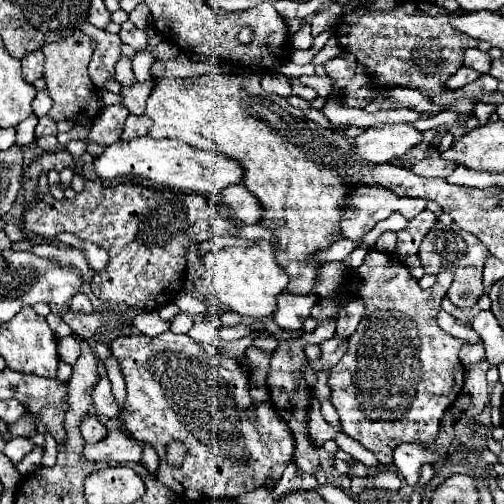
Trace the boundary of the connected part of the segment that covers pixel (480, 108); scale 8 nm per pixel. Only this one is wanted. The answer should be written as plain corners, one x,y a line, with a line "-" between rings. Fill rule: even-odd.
477,102
475,104
475,118
479,120
479,126
485,126
489,122
489,116
495,108
489,106
489,104
483,104
483,102

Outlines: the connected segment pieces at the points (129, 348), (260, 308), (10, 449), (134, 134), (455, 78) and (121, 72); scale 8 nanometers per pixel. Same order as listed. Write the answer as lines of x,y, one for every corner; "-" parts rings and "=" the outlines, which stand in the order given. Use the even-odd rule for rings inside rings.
163,332
155,338
145,334
119,336
111,342
111,354
119,362
121,374
127,386
127,402
125,402
125,426
129,432
143,442
149,442
159,454
159,470
157,480
171,488
179,498
187,502
197,502
221,496
241,496
255,488
267,488
267,482
279,482
285,466
293,460
293,434
289,434
289,426
277,414
277,410
269,408
267,402
259,402
255,406
257,424
251,424
245,416
245,408
253,406
253,398
249,394
249,372
237,362
221,356
221,352
209,344
197,344
187,334
-
171,440
181,440
189,454
181,468
171,468
165,462
165,450
=
257,240
255,244
245,248
229,246
229,248
207,252
203,262
205,262
205,274
201,278
199,288
213,294
219,302
223,302
233,312
239,312
251,318
271,316
277,294
283,292
289,282
289,276
285,274
285,270
277,266
273,258
273,248
267,240
=
17,436
17,438
13,438
11,442
5,444
5,450
3,450
3,452
17,464
27,452
31,452
31,448
33,448
33,444
31,444
27,438
=
129,114
127,124
125,124
125,130
123,130
123,140
133,140
133,138
139,138
139,136
147,136
149,134
149,128
153,126
151,122
153,120
149,120
145,114
143,116
=
461,66
449,80
447,80
447,88
453,88
453,90
457,90
457,88
463,88
465,84
469,84
469,82
473,82
473,80
477,80
481,74
477,72
477,70
473,70
473,68
467,68
467,66
=
123,56
119,58
119,62
115,66
115,78
125,88
131,88
135,84
135,76
131,72
131,60
129,58
123,58

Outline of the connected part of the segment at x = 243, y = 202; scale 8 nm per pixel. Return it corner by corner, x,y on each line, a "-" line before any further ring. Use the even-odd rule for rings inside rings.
241,184
223,188
221,200
243,224
257,224
261,220
261,206
257,206
257,200
249,196

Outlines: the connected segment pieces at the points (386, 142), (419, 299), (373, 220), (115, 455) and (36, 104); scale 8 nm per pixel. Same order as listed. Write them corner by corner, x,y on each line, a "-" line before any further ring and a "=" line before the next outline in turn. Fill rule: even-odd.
377,124
357,136
355,148
361,160
383,164
407,154
421,140
423,132
415,130
411,124
=
369,250
363,264
353,272
347,288
347,280
343,286
345,294
357,294
365,306
365,314
383,314
383,318
363,316
357,330
349,336
349,348
345,356
335,364
329,376
329,388
331,388
331,402
337,408
343,432
351,436
353,440
361,442
369,452
375,454
375,458
381,464
393,466
393,448
403,442
425,442
431,444
437,438
439,422
445,414
445,410
455,402
455,398
463,392
463,366
457,358
459,350
463,348
463,342
449,336
437,326
437,312
441,310
441,298
445,296
445,290
453,282
453,270
443,268
437,276
437,282
423,290
419,288
417,280
409,274
407,266
401,260
395,260
389,252
-
355,278
361,280
361,284
355,284
-
379,290
385,290
381,302
381,312
373,308
375,294
381,294
-
391,314
417,314
413,318
395,318
=
357,186
345,204
345,218
341,220
343,236
349,240
361,240
377,222
389,218
393,210
399,210
403,216
415,218
427,202
423,198
397,196
379,186
=
113,430
95,444
85,444
81,458
85,462
141,462
141,446
123,432
=
39,90
35,100
33,100
33,112
35,116
45,116
51,110
51,98
49,98
49,90

